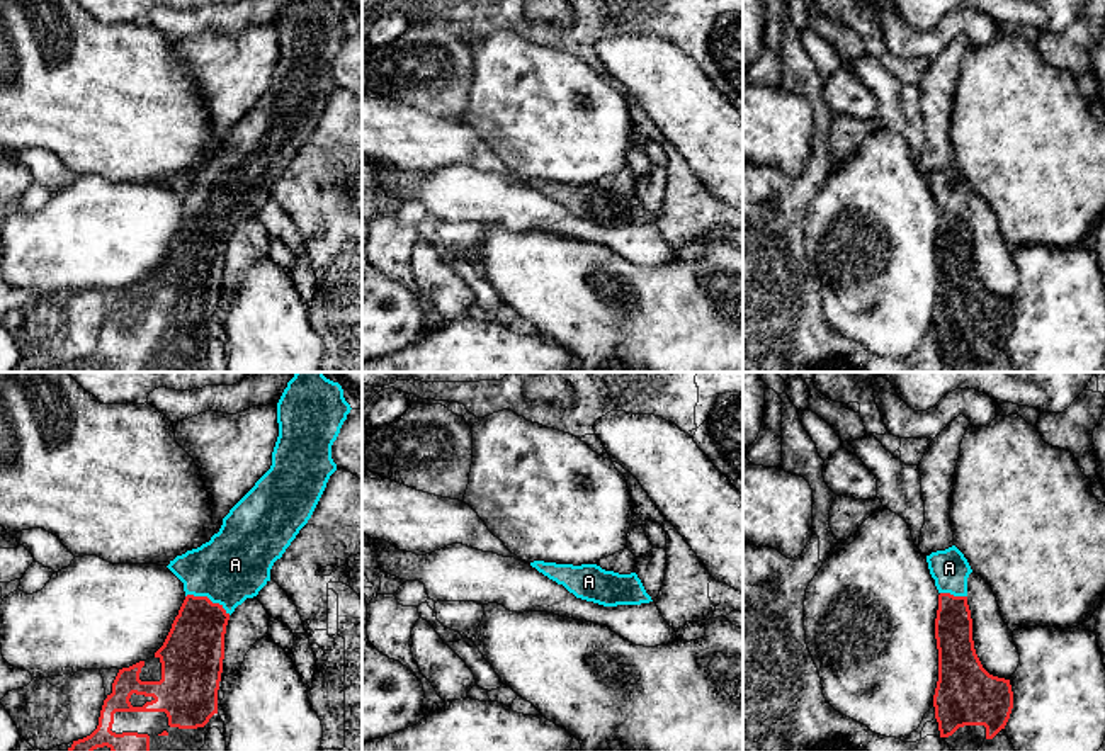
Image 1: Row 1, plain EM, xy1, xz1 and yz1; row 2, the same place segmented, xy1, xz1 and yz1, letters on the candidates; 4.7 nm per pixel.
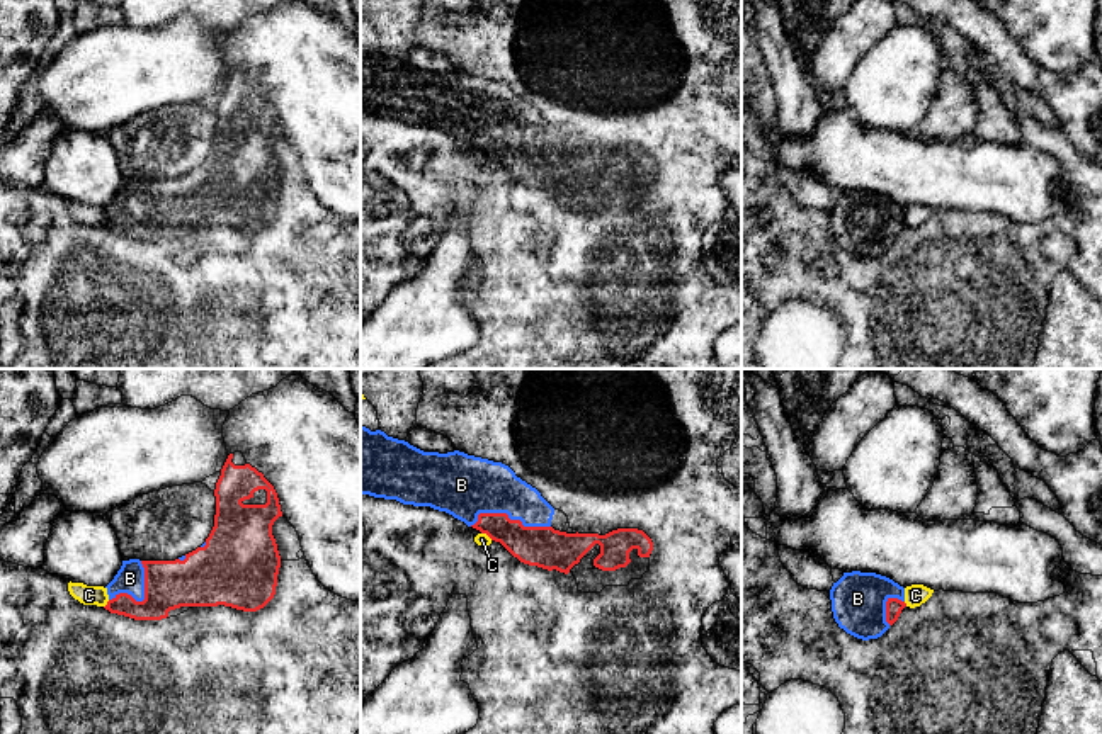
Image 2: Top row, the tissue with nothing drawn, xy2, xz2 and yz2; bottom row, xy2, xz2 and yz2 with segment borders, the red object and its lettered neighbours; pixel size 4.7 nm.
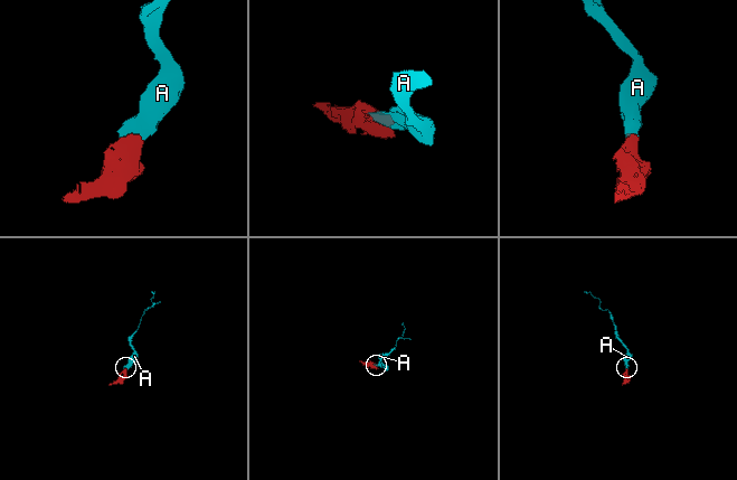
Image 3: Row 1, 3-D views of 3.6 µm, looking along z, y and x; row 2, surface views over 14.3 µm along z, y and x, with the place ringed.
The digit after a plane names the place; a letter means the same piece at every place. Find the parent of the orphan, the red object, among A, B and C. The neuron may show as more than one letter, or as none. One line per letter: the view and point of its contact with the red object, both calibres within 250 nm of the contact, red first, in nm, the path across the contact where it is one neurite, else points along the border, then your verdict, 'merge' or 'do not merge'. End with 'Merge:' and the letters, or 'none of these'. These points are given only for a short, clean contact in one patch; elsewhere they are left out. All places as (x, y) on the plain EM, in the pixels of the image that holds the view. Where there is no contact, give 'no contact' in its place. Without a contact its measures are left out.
A: contact xy1 (206, 216); calibres 280 and 340 nm; way xy1 (194, 267), (206, 216), (235, 184); merge
B: contact xz2 (507, 136); calibres 190 and 300 nm; merge
C: contact xz2 (487, 153); calibres 190 and 60 nm; border xz2 (482, 152), (492, 158); do not merge
Merge: A, B

